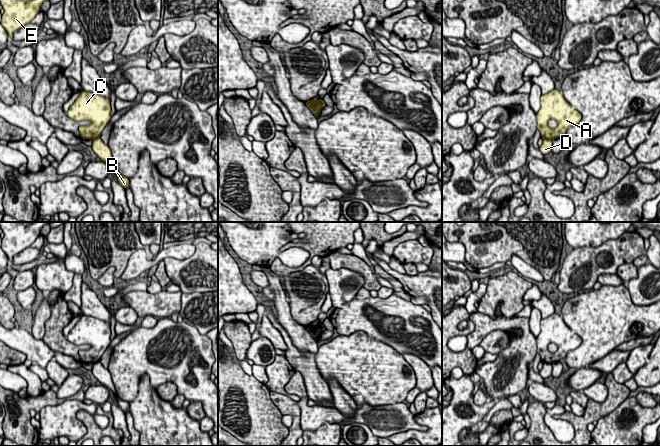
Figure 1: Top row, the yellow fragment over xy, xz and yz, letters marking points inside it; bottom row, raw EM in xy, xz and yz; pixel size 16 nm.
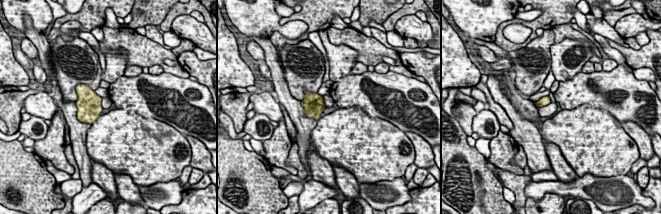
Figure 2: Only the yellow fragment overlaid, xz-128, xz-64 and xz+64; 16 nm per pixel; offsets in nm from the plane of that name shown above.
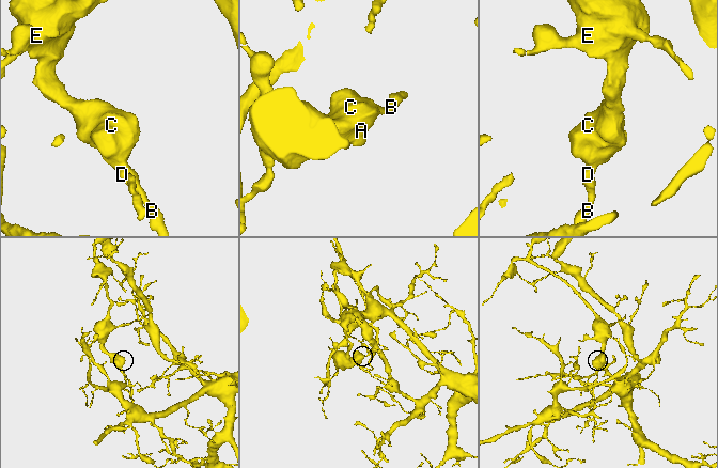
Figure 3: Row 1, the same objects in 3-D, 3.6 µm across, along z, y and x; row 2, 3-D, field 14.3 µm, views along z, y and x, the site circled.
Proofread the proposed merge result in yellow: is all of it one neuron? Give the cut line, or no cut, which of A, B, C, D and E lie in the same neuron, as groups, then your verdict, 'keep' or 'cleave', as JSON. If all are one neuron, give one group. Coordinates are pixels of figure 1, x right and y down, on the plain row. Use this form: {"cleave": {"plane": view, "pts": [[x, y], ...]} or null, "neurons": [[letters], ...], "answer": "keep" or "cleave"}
{"cleave": {"plane": "yz", "pts": [[543, 362], [551, 364]]}, "neurons": [["A", "C", "E"], ["B", "D"]], "answer": "cleave"}

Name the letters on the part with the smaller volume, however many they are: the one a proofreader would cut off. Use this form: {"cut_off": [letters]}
{"cut_off": ["A", "C", "E"]}

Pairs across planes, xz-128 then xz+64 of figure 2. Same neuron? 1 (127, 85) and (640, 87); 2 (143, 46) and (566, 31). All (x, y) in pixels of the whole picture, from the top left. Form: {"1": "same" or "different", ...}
{"1": "same", "2": "same"}

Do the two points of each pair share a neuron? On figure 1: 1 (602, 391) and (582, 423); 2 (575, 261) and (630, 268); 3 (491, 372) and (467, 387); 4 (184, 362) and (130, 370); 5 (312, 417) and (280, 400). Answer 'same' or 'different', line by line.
1: different
2: different
3: different
4: same
5: different

